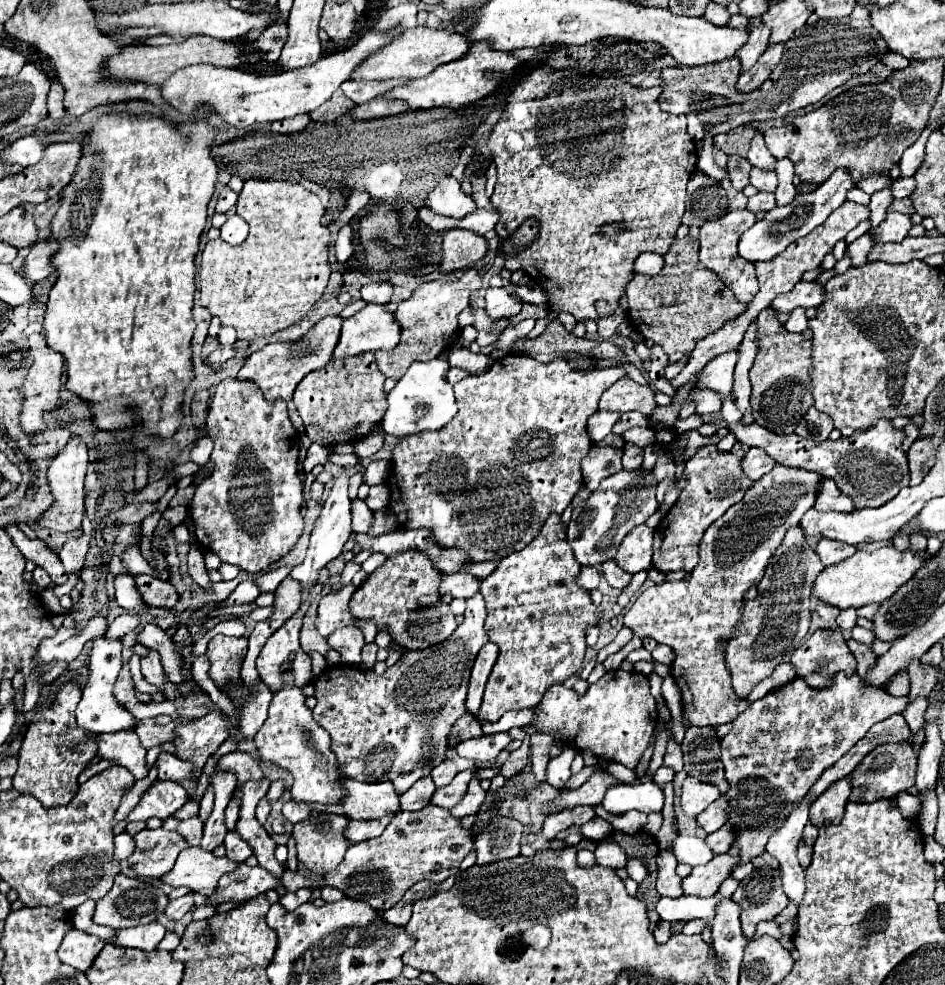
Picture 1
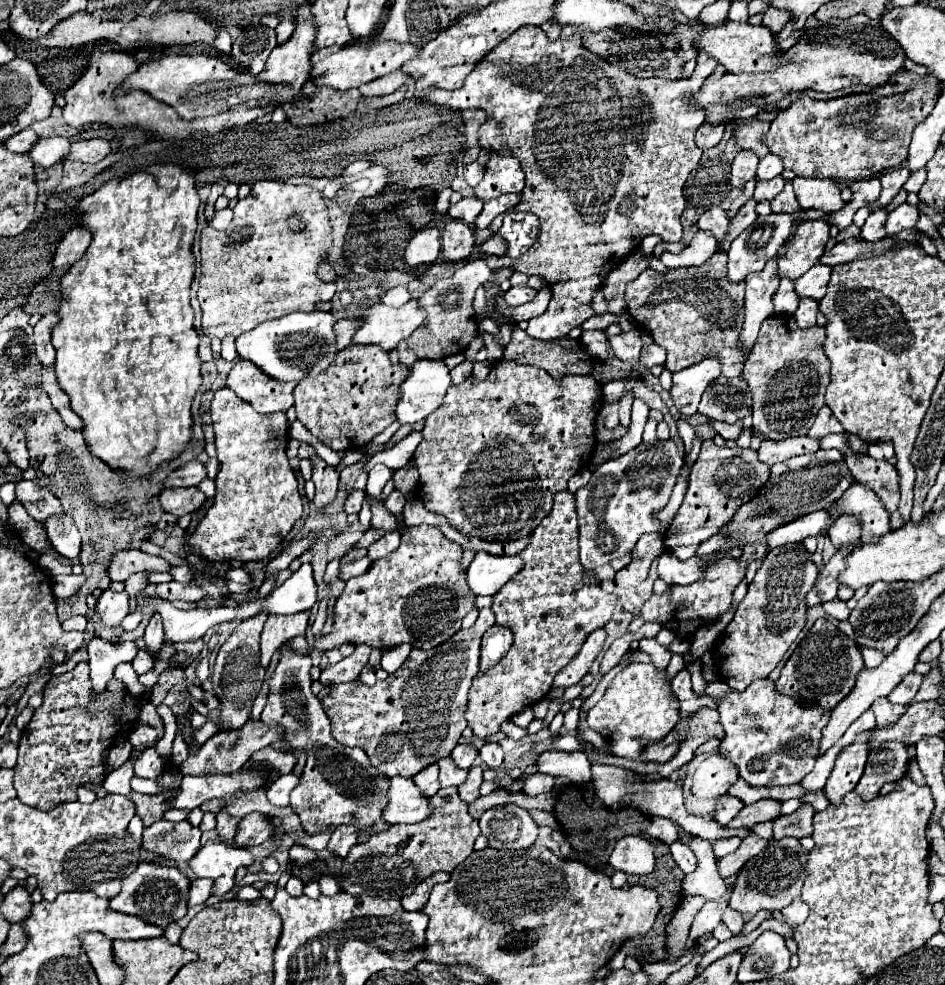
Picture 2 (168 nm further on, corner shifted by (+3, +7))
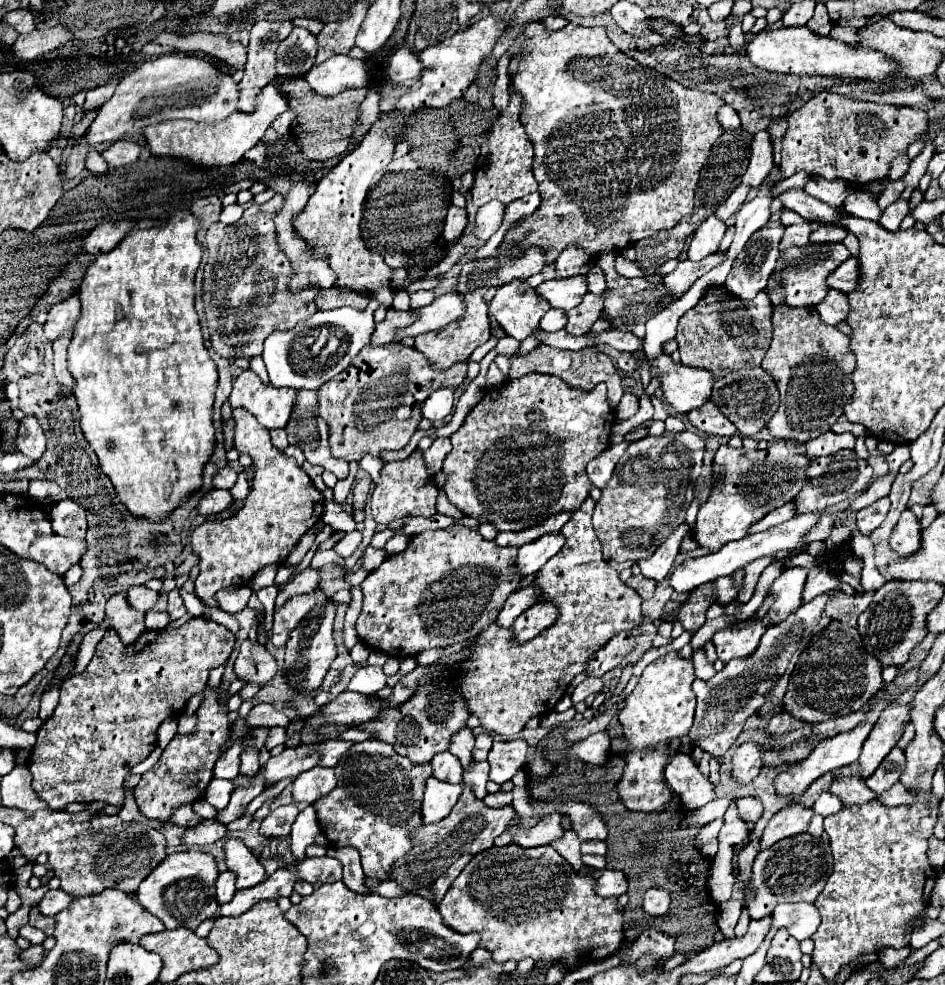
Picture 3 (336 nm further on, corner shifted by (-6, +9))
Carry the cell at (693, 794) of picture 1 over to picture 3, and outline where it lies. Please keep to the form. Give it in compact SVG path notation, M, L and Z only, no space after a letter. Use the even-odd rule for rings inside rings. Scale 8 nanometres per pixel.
M744 743L732 757L732 779L738 785L750 783L760 773L760 745L758 743Z

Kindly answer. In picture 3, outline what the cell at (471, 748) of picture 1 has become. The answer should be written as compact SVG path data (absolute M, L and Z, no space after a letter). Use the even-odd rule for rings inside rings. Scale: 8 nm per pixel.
M496 739L488 763L490 763L490 781L494 783L504 783L514 777L518 769L524 765L524 755L526 755L526 741L522 739L512 739L512 741L500 741Z

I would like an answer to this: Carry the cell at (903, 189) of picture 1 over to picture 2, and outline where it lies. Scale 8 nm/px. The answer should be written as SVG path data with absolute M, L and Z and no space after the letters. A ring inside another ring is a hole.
M927 167L915 171L915 173L907 179L907 183L903 185L903 189L905 189L905 191L915 191L915 193L917 193L917 191L923 187L925 179L927 179Z

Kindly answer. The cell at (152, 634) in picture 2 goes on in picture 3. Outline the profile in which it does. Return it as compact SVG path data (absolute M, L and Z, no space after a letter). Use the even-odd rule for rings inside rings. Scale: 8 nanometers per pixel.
M170 591L170 593L168 593L166 613L168 613L168 619L170 619L170 621L176 621L176 619L180 619L180 617L186 613L186 607L184 607L182 597L180 597L178 591Z

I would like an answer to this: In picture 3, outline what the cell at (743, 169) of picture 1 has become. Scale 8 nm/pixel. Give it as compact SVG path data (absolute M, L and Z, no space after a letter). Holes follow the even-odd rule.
M760 131L752 139L750 161L748 161L746 173L742 175L742 183L750 185L750 187L760 187L760 183L766 179L766 175L770 173L772 167L774 167L774 159L772 159L770 135L768 135L768 131Z

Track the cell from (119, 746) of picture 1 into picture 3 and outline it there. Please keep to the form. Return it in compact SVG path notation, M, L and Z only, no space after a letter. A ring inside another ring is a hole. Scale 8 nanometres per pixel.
M212 689L206 693L200 709L196 711L198 715L198 731L194 735L182 735L174 737L162 751L162 757L158 763L148 769L140 783L136 785L136 801L140 803L142 813L148 819L158 819L158 821L168 821L172 815L172 809L176 809L182 803L194 803L204 797L206 785L212 779L212 769L216 759L222 755L224 743L230 739L230 727L232 723L226 719L228 709L226 709L226 693L222 695L222 703L216 699L218 689Z

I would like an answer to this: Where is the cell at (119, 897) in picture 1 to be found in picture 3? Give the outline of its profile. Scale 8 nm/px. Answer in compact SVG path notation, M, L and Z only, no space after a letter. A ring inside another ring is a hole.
M182 851L172 853L160 865L140 883L136 891L138 903L156 915L166 929L196 929L202 921L210 919L216 909L218 901L214 895L214 881L218 877L218 869L214 863L214 857L200 851Z

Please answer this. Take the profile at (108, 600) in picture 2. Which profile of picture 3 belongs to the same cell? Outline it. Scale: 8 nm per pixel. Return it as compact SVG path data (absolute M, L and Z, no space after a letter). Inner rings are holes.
M130 587L126 591L126 597L128 597L128 605L132 605L132 609L142 613L152 609L152 605L158 601L158 593L146 587Z

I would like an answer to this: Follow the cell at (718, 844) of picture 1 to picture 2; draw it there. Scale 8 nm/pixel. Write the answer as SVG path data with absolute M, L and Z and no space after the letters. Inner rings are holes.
M761 799L755 805L747 805L743 807L743 811L727 825L731 829L751 829L757 823L765 823L765 821L773 821L781 815L781 801L775 799Z

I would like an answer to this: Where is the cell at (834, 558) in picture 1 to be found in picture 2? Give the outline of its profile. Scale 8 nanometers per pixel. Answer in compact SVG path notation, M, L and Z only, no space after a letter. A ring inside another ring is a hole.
M841 515L829 529L829 539L835 547L857 543L861 537L861 521L855 515Z

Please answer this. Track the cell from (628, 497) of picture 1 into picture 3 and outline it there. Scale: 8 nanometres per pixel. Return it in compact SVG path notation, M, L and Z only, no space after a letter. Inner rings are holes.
M664 431L658 437L644 437L632 441L628 451L620 457L610 481L602 489L602 497L596 501L592 523L594 531L602 545L602 555L608 563L624 563L624 561L640 561L654 553L654 549L686 519L686 509L694 495L694 483L700 475L704 455L704 441L702 437L682 431L670 433Z

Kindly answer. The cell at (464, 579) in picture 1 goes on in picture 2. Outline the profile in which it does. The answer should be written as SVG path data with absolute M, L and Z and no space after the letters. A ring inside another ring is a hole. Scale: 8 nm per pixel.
M479 551L467 569L469 589L475 595L495 595L507 579L513 579L523 569L523 565L525 561L519 555L497 557Z

